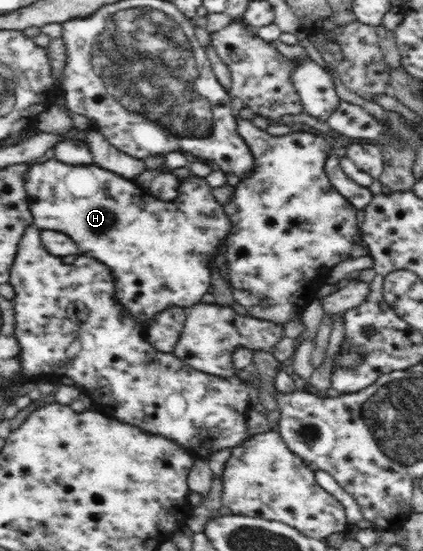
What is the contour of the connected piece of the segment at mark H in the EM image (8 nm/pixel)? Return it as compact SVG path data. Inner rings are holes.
M52 158L43 163L29 165L24 178L29 209L33 216L32 224L41 230L58 231L68 235L78 245L81 254L85 254L89 258L95 258L100 263L105 264L105 266L110 269L114 278L117 302L119 302L119 304L126 309L126 313L137 323L140 323L141 326L147 327L149 321L153 319L153 315L157 315L157 313L161 313L161 311L165 311L169 309L169 307L183 307L186 309L201 304L203 295L208 293L209 287L212 286L211 267L213 267L213 259L215 259L215 255L225 247L225 239L229 237L229 231L231 231L229 218L227 218L227 214L225 214L225 208L215 200L215 197L211 194L212 187L209 186L204 177L194 175L188 180L180 181L178 185L178 196L170 202L157 199L149 191L137 185L134 180L128 180L95 164L72 166Z

